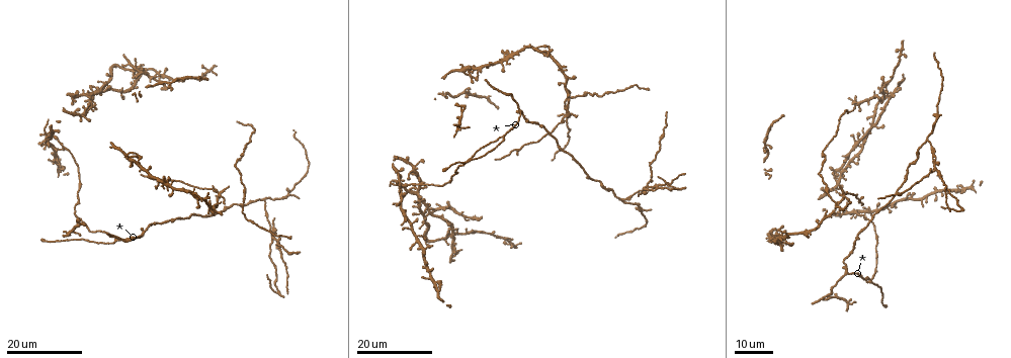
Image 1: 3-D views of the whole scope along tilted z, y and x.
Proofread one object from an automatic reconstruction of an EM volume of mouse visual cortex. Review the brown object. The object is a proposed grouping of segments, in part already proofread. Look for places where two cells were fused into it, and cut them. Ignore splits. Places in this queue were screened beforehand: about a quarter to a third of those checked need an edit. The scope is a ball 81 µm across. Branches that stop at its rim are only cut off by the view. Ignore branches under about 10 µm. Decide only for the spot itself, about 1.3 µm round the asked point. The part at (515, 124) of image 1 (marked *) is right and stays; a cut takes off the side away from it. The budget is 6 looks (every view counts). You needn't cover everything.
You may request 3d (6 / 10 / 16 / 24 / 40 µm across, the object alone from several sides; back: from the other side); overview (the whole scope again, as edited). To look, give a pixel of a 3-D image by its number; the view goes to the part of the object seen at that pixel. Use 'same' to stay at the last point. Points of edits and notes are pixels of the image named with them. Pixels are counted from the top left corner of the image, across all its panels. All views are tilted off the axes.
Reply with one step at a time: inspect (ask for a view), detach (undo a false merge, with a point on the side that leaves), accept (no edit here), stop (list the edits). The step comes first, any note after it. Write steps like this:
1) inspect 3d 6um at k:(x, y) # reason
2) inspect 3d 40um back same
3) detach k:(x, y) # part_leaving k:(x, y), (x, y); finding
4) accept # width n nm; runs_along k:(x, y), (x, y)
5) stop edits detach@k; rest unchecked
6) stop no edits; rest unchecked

inspect 3d 24um at 1:(504, 137) # three-way junction

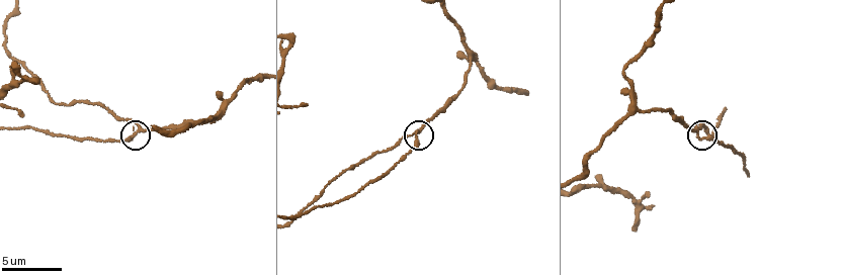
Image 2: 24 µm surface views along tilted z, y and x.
inspect 3d 6um at 2:(137, 130) # zoom in

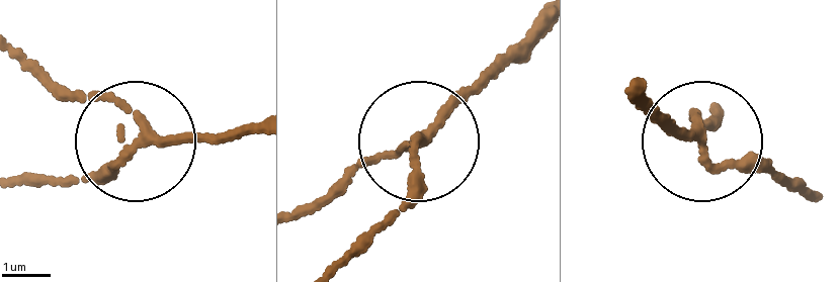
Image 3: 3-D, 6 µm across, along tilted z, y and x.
inspect 3d 6um back at 3:(698, 136)

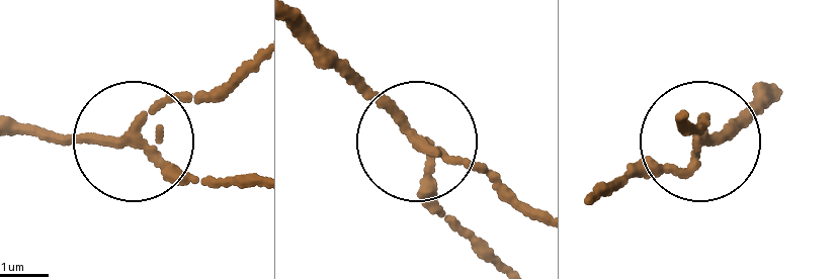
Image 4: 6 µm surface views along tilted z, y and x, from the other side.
accept # side_arm 24 um; runs_along 4:(763, 93), (676, 173), (630, 179); continuous, no second cell

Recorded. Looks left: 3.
inspect 3d 6um at 2:(221, 112) # arms part here

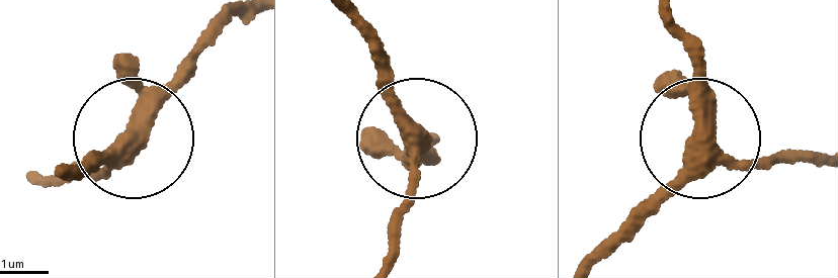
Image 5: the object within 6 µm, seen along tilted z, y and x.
accept # width 330 nm; runs_along 5:(820, 162), (698, 148), (598, 246); one cell here

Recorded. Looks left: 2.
inspect 3d 24um at 1:(564, 119) # sudden change in width

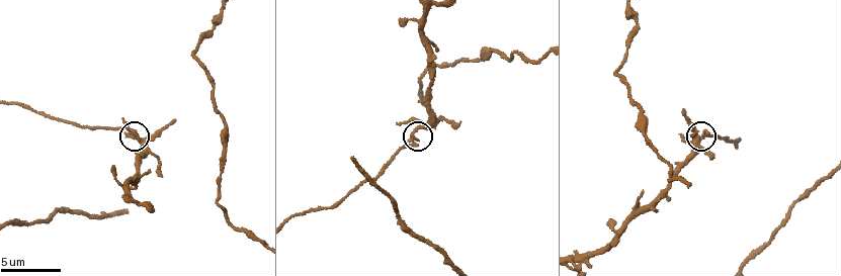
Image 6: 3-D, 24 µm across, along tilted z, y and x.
inspect 3d 6um at 6:(415, 134)

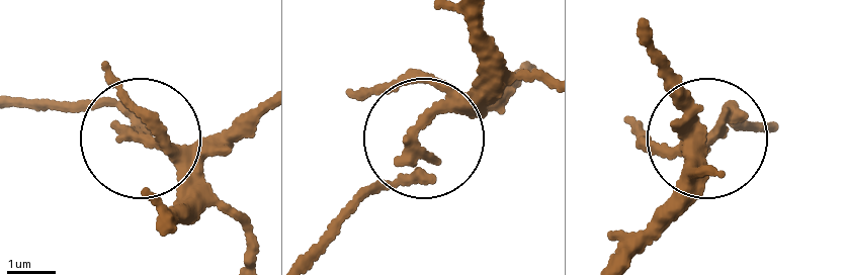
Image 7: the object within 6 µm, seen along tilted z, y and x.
detach 7:(87, 108) # part_leaving 7:(415, 133), (389, 184), (309, 263); two cells meet here

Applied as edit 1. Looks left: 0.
stop edits detach@7; rest unchecked

